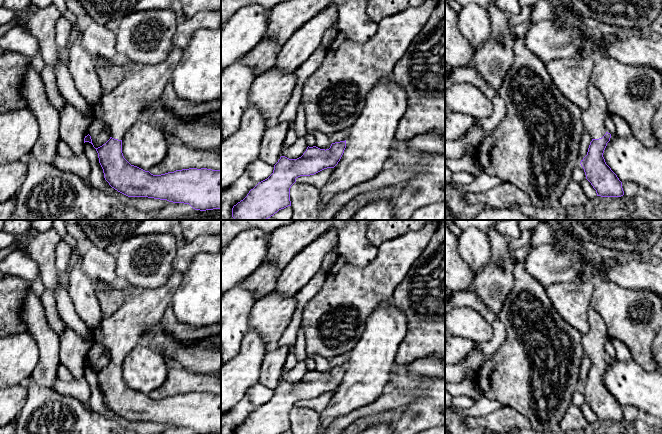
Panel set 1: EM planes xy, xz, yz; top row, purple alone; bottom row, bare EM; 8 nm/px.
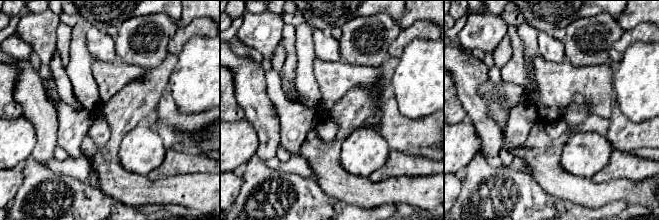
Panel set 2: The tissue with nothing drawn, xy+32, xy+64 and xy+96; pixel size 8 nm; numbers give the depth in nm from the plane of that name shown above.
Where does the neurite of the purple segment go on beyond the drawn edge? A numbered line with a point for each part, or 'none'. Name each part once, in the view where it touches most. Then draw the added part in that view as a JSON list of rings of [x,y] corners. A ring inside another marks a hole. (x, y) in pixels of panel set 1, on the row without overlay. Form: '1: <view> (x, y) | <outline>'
1: yz (593, 342) | [[[593,308],[588,311],[587,324],[588,331],[582,335],[584,356],[589,356],[592,363],[602,362],[606,358],[605,344],[610,340],[608,328]]]

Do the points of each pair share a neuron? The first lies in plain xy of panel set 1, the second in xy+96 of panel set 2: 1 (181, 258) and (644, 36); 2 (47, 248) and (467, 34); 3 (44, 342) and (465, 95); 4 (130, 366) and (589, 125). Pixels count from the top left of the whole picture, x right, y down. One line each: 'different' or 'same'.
1: same
2: same
3: same
4: different

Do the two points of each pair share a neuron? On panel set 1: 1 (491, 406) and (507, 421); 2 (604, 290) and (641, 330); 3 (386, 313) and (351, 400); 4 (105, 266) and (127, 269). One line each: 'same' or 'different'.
1: different
2: same
3: same
4: different

